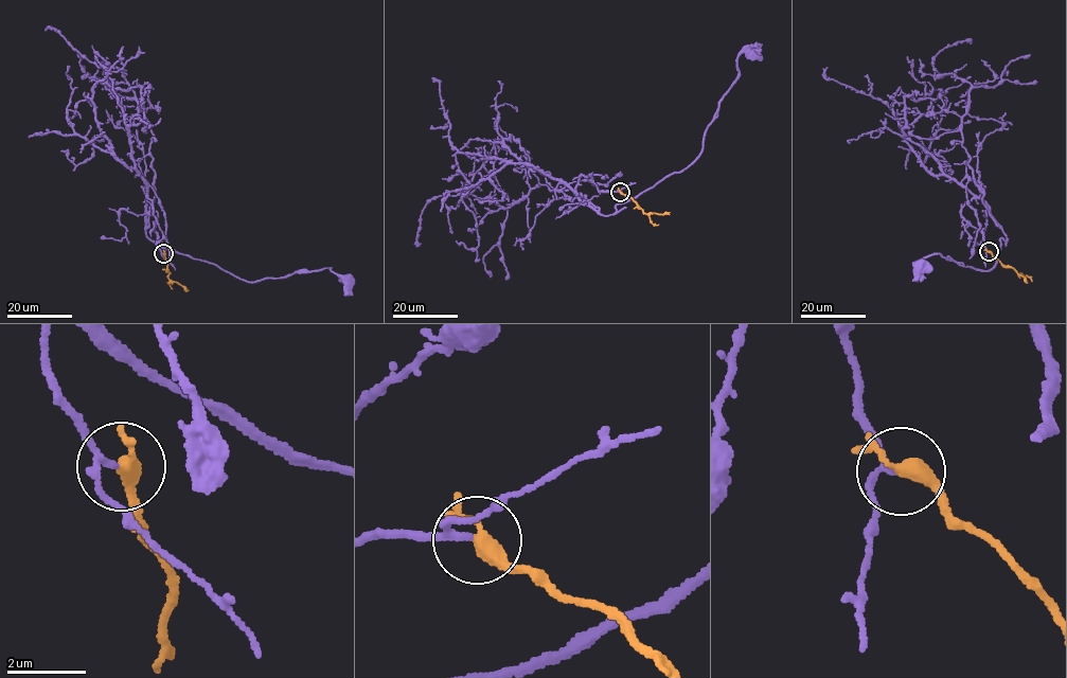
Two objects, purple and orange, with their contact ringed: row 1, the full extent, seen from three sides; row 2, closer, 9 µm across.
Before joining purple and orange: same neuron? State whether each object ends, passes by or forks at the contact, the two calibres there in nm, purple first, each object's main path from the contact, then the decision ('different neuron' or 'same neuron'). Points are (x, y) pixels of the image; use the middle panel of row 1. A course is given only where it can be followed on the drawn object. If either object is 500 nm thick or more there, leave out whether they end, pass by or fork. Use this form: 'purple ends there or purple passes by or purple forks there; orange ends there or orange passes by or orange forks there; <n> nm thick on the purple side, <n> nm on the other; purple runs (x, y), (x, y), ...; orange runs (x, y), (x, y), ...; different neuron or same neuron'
purple passes by; orange passes by; 140 nm thick on the purple side, 320 nm on the other; purple runs (619, 192), (582, 175), (575, 189), (607, 216), (681, 171), (701, 150), (737, 56), (752, 49); orange runs (620, 192), (645, 213), (669, 212); same neuron

